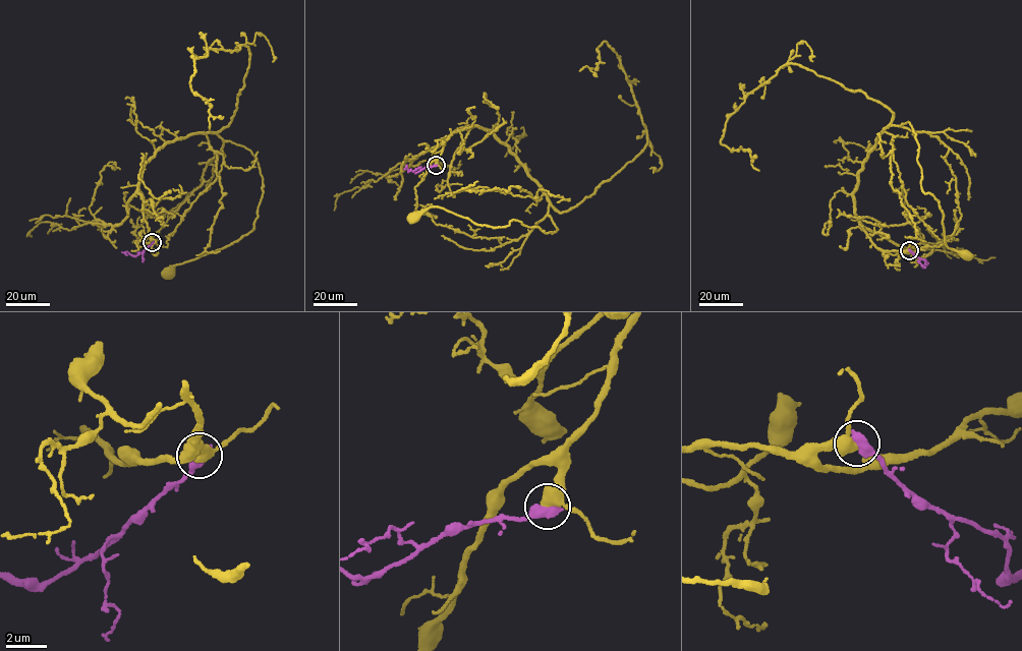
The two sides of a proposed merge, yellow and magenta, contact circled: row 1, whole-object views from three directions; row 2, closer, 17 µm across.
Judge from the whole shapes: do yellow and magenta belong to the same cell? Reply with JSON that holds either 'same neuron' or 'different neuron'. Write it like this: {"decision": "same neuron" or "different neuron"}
{"decision": "different neuron"}

